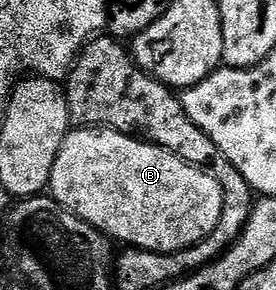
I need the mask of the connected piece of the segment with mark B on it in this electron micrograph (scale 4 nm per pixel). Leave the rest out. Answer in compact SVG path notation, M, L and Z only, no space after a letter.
M75 128L68 133L51 169L49 194L66 213L76 214L108 239L116 238L127 242L123 244L128 247L158 254L172 254L196 246L217 228L223 211L221 184L206 170L189 165L150 140L140 140L130 133L110 128Z

